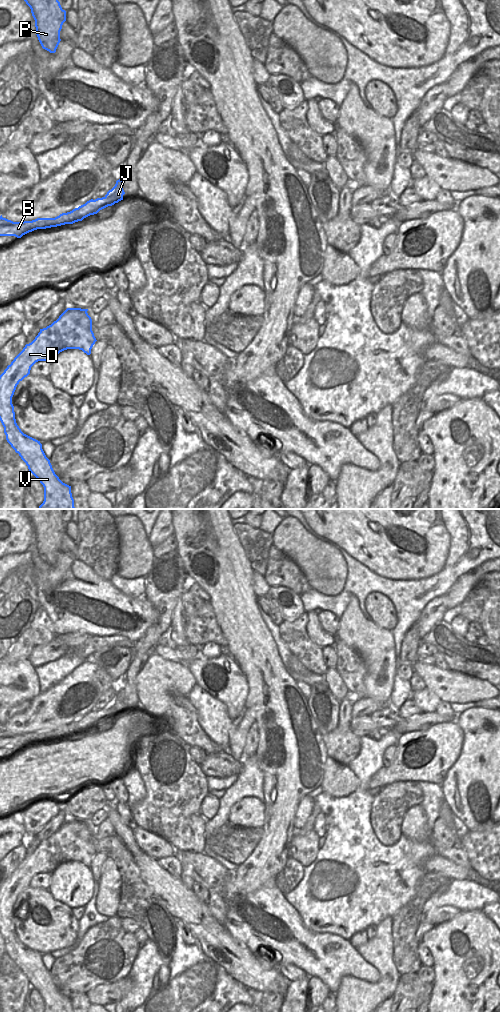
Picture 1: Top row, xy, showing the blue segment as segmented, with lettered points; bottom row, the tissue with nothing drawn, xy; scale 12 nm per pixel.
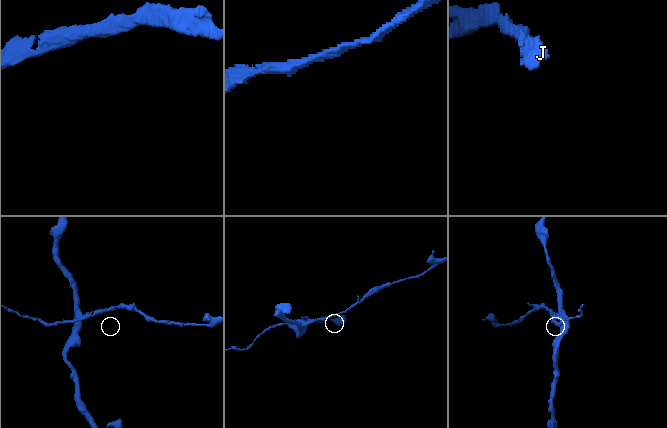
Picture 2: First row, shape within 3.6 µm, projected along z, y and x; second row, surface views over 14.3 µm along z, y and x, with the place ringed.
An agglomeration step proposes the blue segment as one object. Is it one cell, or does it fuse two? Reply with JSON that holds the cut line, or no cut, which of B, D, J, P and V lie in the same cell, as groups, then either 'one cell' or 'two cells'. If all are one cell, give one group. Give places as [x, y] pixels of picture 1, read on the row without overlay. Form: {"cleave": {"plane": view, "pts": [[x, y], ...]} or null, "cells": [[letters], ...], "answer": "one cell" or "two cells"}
{"cleave": {"plane": "xy", "pts": [[73, 721], [79, 724], [91, 722], [94, 725]]}, "cells": [["B", "J"], ["D", "P", "V"]], "answer": "two cells"}

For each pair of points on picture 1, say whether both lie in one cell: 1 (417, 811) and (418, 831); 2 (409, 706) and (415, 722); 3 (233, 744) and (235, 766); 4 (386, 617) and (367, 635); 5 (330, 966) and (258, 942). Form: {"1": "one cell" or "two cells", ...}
{"1": "one cell", "2": "two cells", "3": "two cells", "4": "two cells", "5": "one cell"}

